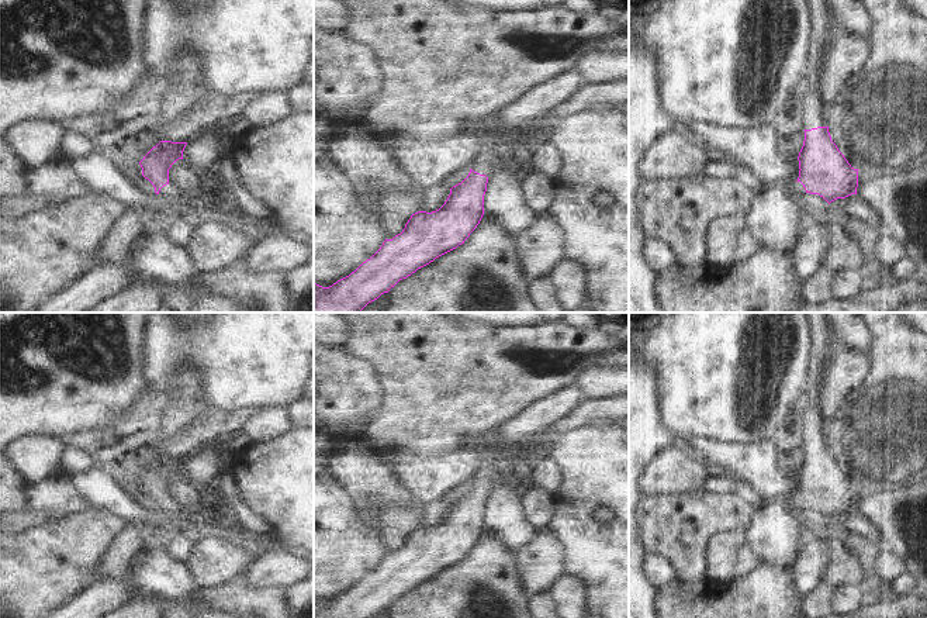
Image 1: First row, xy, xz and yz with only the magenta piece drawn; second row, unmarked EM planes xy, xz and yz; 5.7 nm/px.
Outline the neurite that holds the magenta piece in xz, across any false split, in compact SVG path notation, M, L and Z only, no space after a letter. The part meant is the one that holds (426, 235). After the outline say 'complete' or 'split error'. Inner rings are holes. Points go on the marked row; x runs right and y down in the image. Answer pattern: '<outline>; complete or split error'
M498 144L495 151L478 153L468 176L450 189L447 200L439 210L412 214L401 234L385 239L380 249L349 276L329 287L314 282L314 313L360 313L369 303L388 293L399 280L464 244L484 215L484 194L498 156L512 160L512 153L504 144Z; split error

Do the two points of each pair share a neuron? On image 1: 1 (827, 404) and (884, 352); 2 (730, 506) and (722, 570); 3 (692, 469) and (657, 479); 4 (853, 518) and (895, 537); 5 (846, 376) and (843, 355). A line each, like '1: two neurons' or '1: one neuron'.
1: two neurons
2: two neurons
3: one neuron
4: two neurons
5: one neuron

